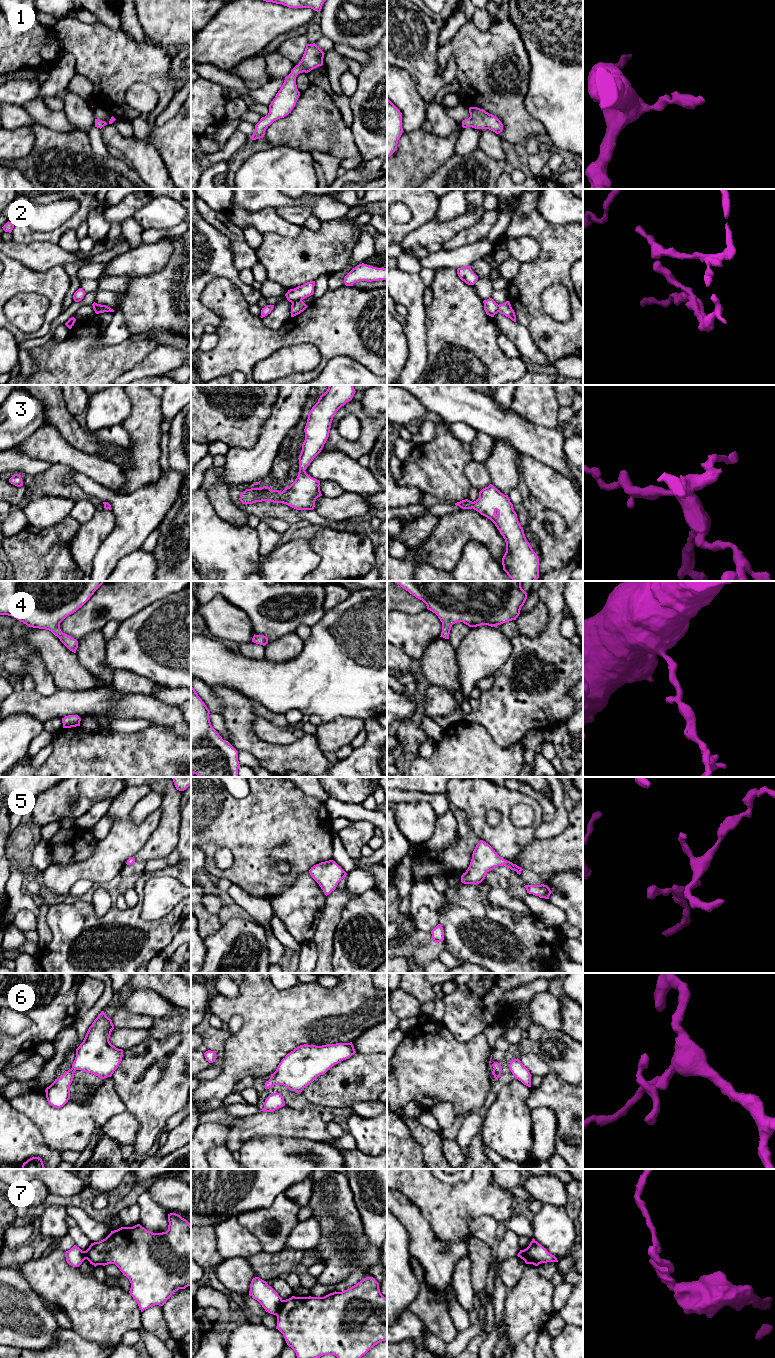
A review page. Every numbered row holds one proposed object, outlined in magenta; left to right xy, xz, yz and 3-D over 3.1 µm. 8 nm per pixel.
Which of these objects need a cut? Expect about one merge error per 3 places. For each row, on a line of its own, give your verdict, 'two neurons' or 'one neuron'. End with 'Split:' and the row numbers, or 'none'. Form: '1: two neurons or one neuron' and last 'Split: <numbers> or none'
1: one neuron
2: two neurons
3: one neuron
4: one neuron
5: one neuron
6: one neuron
7: two neurons
Split: 2, 7

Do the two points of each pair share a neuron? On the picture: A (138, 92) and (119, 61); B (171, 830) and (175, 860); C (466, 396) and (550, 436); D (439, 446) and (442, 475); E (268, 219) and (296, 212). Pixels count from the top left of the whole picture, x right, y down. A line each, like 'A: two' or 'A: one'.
A: two
B: two
C: one
D: one
E: two

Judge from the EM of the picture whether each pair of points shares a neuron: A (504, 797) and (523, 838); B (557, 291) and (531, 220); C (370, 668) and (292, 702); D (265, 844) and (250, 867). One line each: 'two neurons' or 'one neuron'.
A: one neuron
B: two neurons
C: one neuron
D: one neuron

